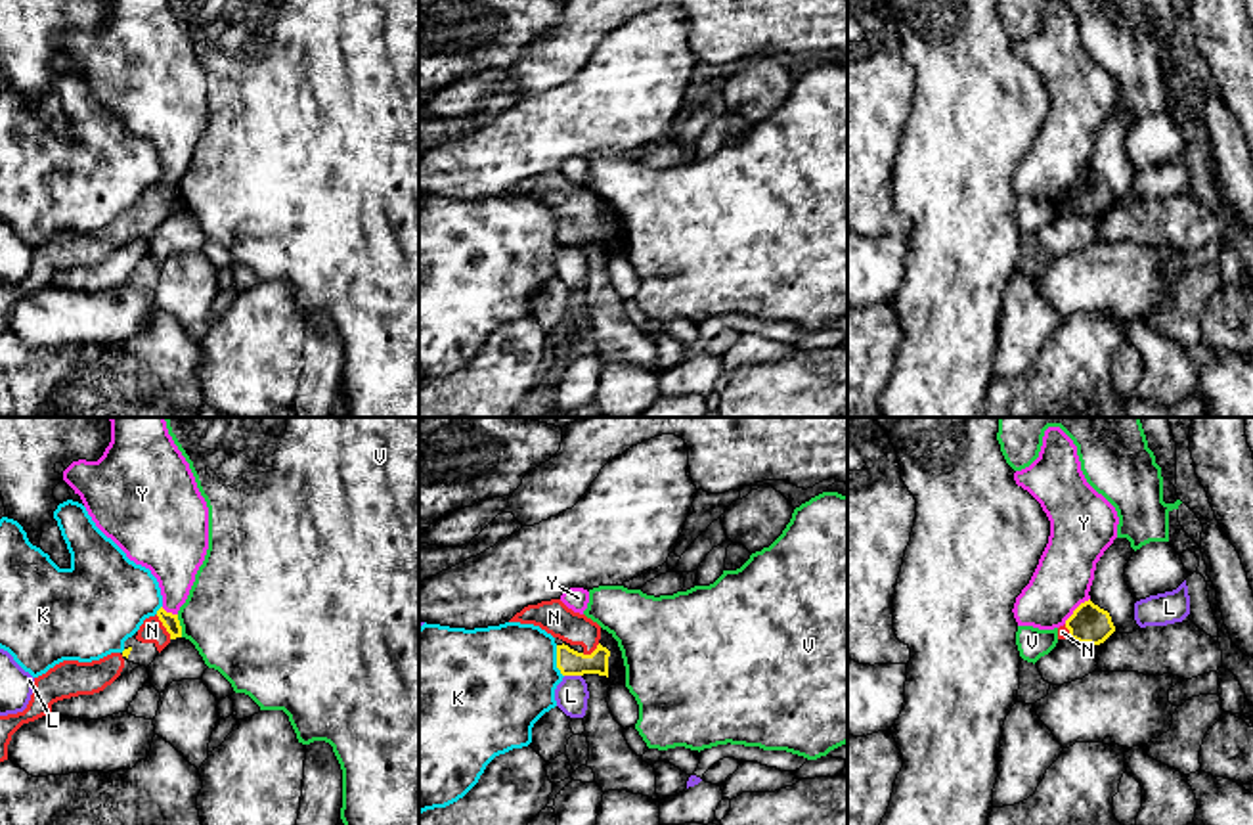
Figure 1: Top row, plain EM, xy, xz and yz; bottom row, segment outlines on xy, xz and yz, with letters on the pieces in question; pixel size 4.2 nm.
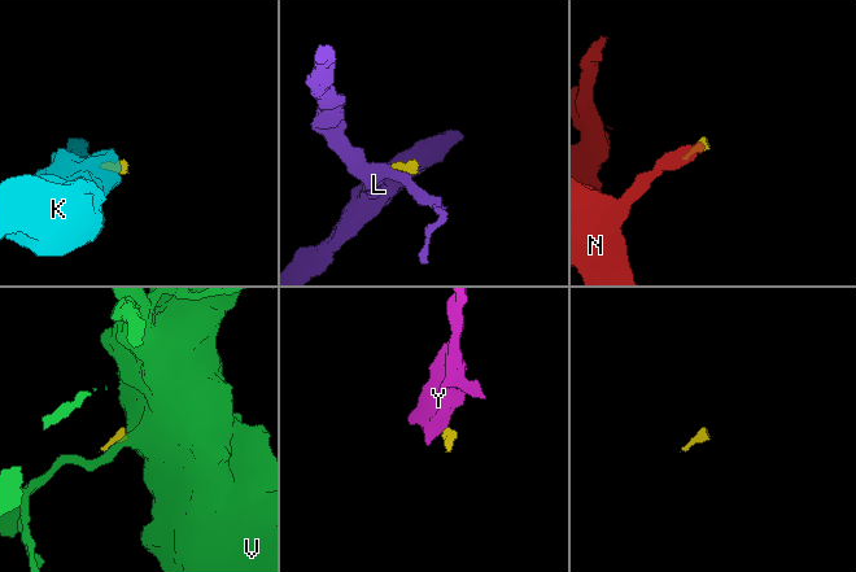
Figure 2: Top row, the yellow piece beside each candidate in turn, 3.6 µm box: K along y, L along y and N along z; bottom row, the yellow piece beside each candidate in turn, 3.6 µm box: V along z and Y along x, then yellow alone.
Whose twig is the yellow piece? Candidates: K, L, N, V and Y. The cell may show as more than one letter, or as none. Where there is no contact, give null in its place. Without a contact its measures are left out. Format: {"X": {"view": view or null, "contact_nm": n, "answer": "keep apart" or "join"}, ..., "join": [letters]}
{"K": {"view": "xz", "contact_nm": 140, "answer": "keep apart"}, "L": {"view": "xz", "contact_nm": 70, "answer": "keep apart"}, "N": {"view": "xy", "contact_nm": 120, "answer": "join"}, "V": {"view": "xy", "contact_nm": 100, "answer": "keep apart"}, "Y": {"view": "yz", "contact_nm": 160, "answer": "keep apart"}, "join": ["N"]}

